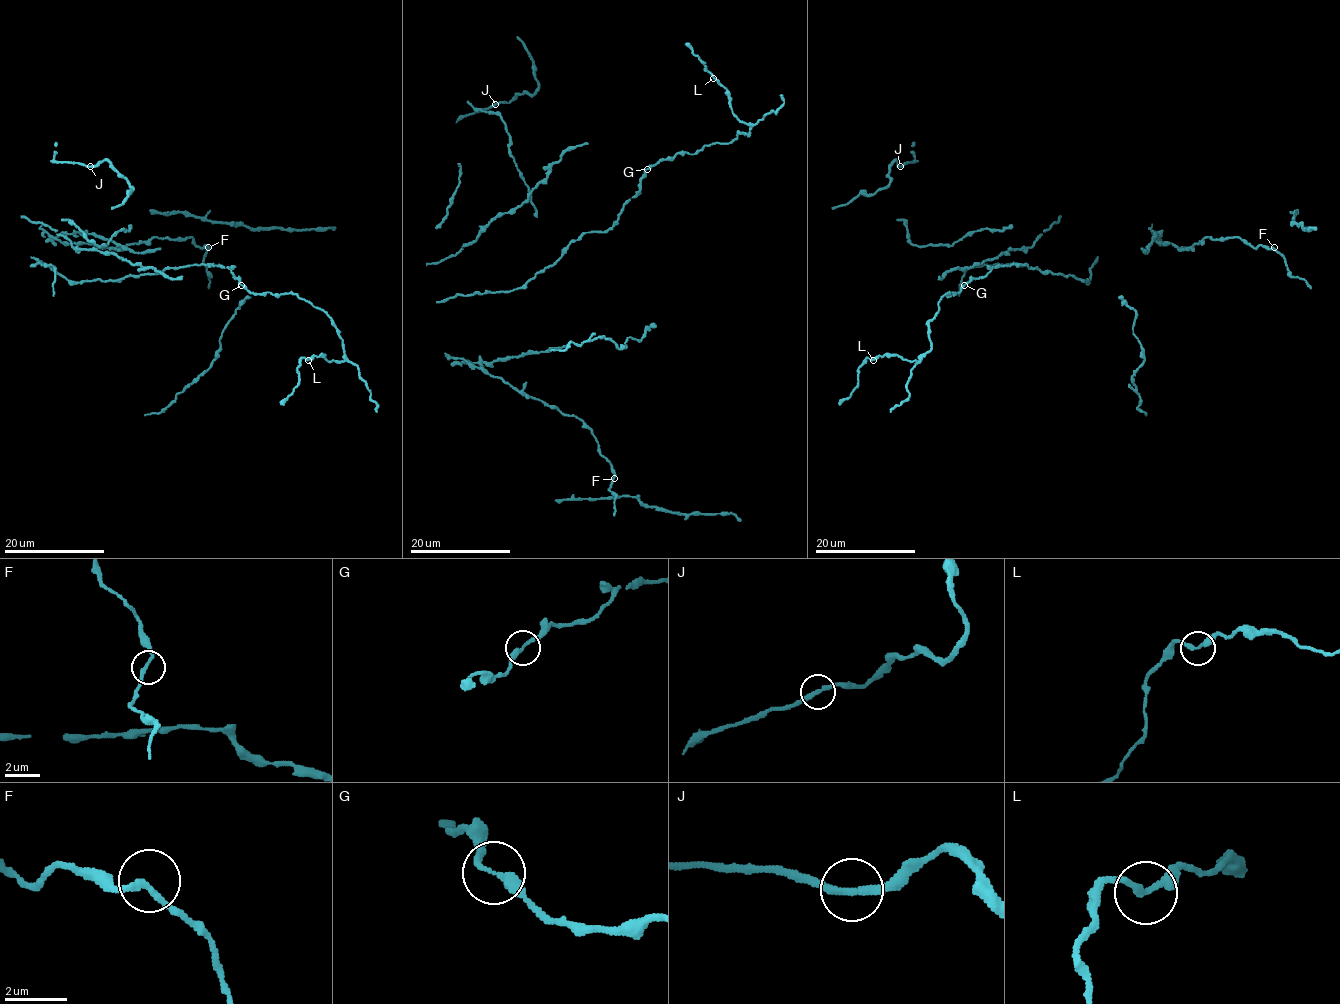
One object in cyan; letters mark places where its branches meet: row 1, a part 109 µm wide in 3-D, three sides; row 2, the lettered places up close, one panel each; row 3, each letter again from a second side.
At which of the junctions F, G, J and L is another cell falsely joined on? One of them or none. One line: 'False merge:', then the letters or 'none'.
False merge: none

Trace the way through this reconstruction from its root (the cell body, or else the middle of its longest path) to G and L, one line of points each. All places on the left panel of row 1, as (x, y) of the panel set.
G: (90, 280), (119, 280), (130, 275), (162, 273), (171, 267), (212, 264), (228, 267), (241, 285)
L: (90, 280), (202, 264), (228, 267), (251, 293), (293, 293), (332, 319), (344, 359), (308, 359)

